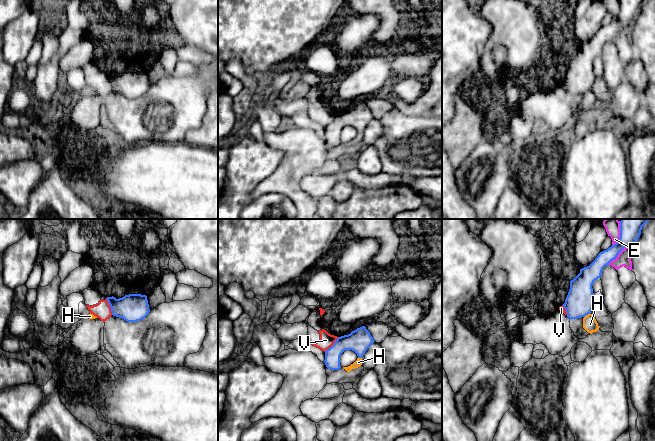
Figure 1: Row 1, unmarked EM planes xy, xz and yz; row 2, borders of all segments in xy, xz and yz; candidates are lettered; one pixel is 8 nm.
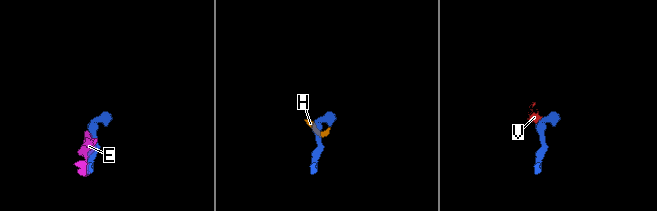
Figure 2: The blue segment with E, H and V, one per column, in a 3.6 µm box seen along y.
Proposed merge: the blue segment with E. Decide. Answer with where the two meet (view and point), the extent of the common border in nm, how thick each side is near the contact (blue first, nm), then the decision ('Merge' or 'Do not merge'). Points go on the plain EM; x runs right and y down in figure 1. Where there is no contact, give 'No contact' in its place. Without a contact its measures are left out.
Touches blue at yz (619, 28). Shared border 240 nm. Thickness 160 nm (blue) against 110 nm. Do not merge

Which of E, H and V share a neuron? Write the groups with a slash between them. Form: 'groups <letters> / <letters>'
groups E V / H

